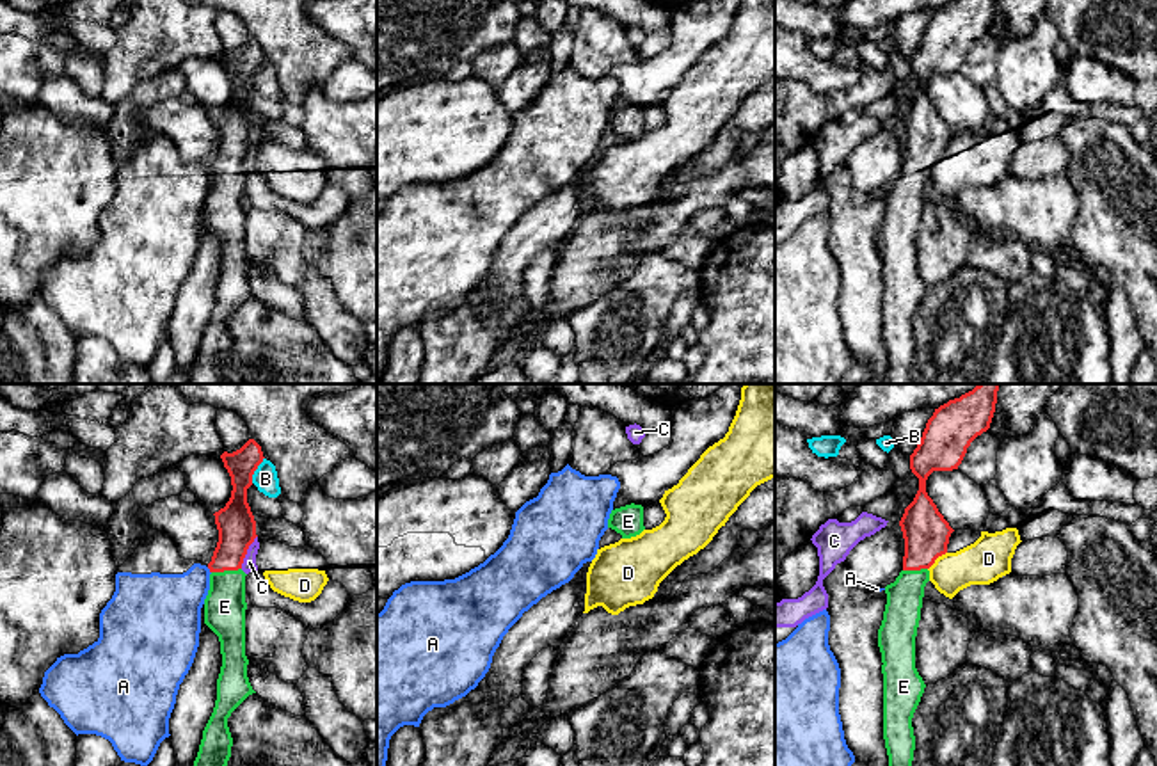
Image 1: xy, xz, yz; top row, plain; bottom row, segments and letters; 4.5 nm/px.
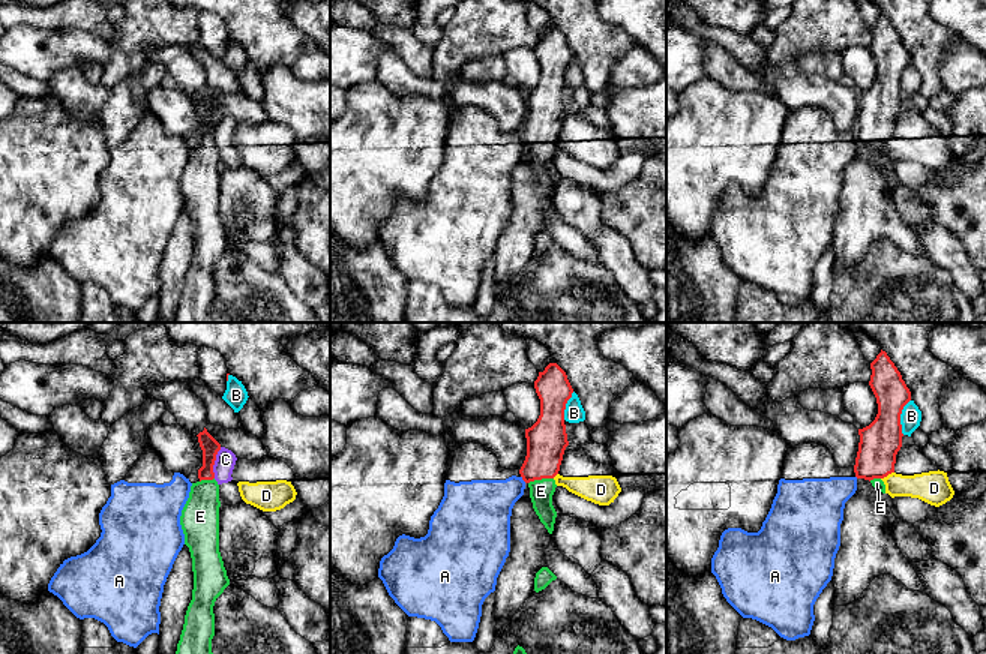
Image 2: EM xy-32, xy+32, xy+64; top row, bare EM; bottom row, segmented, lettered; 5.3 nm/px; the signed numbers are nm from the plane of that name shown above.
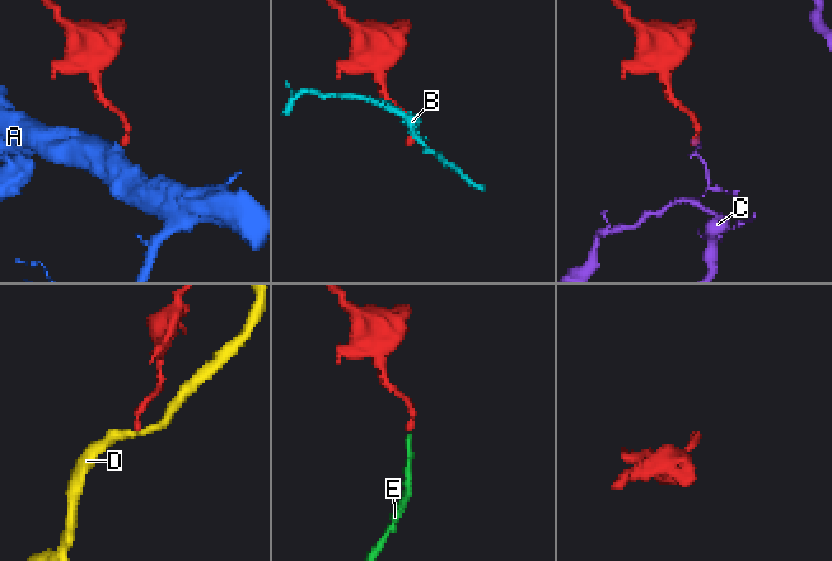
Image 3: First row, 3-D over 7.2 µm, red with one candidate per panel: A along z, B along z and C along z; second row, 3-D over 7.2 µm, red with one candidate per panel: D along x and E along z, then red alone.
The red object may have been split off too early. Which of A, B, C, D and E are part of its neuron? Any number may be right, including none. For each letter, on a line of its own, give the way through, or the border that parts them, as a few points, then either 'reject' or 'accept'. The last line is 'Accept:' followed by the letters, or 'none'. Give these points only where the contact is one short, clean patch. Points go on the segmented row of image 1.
A: border along xy (207, 567), (210, 573); reject
B: border along xy (263, 457), (251, 482); reject
C: border along xy (256, 535), (240, 567); reject
D: border along yz (946, 551), (928, 569); reject
E: runs through xy (237, 528), (226, 569), (224, 606); accept
Accept: E

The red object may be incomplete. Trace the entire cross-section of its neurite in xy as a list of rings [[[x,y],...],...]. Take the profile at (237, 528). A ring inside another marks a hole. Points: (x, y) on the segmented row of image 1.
[[[249,439],[240,450],[220,455],[224,467],[231,476],[231,498],[224,508],[215,512],[215,524],[219,530],[219,542],[213,551],[210,569],[210,590],[204,599],[204,624],[219,636],[222,666],[217,679],[217,700],[213,713],[203,730],[194,766],[227,766],[231,757],[233,738],[227,727],[231,713],[252,693],[256,693],[247,677],[249,659],[245,656],[245,572],[242,571],[243,558],[249,546],[254,542],[256,521],[247,503],[247,489],[252,485],[252,475],[263,462],[261,446]]]

